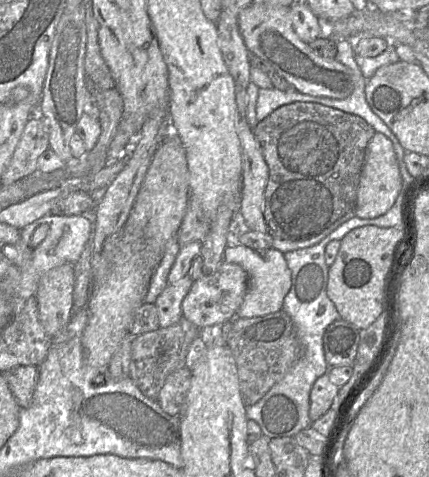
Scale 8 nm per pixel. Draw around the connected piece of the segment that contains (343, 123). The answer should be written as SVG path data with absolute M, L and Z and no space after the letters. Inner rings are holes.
M292 103L284 105L276 109L267 118L258 122L253 129L256 140L261 146L264 159L269 169L269 178L264 193L264 218L267 225L268 234L273 239L282 239L287 241L295 241L296 243L291 245L293 248L308 248L318 244L331 232L331 226L339 218L344 216L349 211L355 211L357 201L357 191L360 182L360 176L365 160L366 148L370 140L375 135L375 129L369 125L362 117L343 112L338 109L320 105L317 103Z

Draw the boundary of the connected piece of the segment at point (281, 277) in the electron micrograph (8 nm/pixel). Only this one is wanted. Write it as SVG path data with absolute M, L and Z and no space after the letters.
M229 245L225 249L224 262L240 265L248 274L248 291L237 311L237 318L259 317L283 309L286 295L291 289L291 270L284 253L270 247L265 251L255 251L244 245Z

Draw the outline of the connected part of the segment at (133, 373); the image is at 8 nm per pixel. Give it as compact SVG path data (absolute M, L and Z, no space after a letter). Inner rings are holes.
M184 318L169 327L134 336L131 342L129 377L141 392L152 400L158 395L169 375L186 366L186 357L191 343L200 336L201 329Z

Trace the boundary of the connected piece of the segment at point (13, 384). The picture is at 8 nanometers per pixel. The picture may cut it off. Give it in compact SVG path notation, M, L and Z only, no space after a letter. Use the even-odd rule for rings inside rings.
M17 366L3 372L3 375L20 408L29 407L39 377L38 367Z

